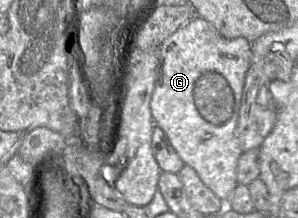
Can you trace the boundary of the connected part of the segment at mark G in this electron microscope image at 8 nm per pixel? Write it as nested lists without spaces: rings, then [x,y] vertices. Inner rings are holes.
[[[195,17],[189,23],[178,29],[171,36],[166,38],[158,48],[159,66],[158,75],[155,82],[154,91],[151,98],[151,114],[155,125],[159,126],[168,137],[171,145],[176,150],[182,161],[191,166],[201,181],[222,201],[227,202],[232,196],[237,182],[237,164],[243,149],[236,136],[236,127],[239,117],[239,110],[241,106],[242,93],[245,83],[246,73],[250,67],[251,62],[251,42],[243,37],[234,39],[226,39],[222,37],[217,29],[203,18]]]

